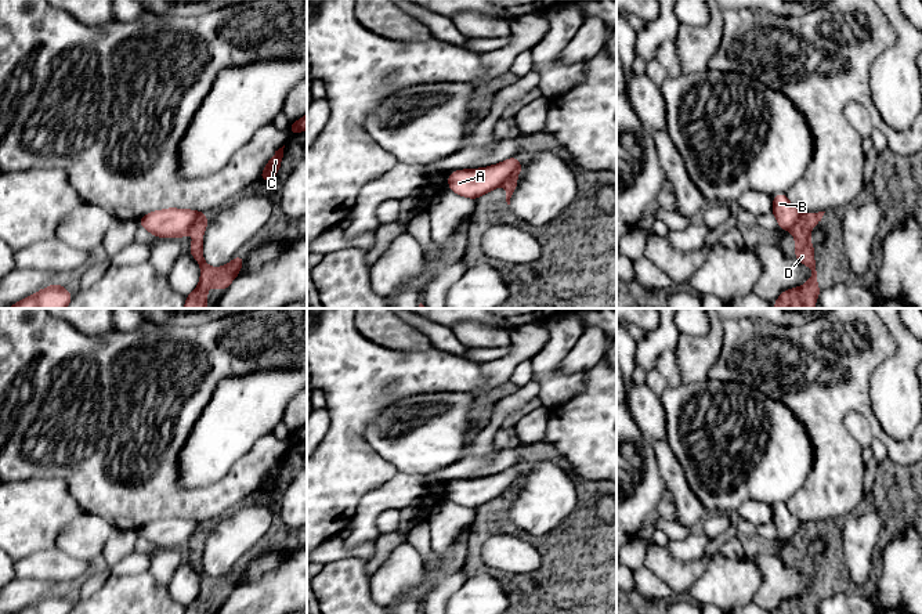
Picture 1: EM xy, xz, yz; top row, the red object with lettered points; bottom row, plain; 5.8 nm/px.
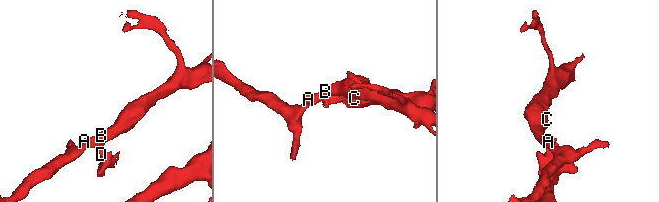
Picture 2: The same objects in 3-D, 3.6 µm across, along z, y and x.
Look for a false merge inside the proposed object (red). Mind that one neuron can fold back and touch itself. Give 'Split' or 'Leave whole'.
Split

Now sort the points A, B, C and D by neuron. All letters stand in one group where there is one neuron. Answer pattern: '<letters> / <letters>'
A B C / D

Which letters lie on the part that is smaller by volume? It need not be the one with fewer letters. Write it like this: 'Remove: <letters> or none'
Remove: D

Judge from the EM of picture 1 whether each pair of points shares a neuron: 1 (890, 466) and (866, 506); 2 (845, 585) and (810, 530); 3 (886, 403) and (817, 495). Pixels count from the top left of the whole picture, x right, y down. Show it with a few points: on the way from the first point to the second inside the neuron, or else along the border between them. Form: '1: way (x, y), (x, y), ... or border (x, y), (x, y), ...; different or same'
1: way (890, 477), (890, 484), (877, 498); same
2: way (830, 570), (830, 542), (825, 538); same
3: border (868, 385), (868, 400), (878, 423), (899, 440); different

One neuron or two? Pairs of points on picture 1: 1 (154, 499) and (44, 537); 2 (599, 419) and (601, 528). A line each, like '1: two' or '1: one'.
1: two
2: two

